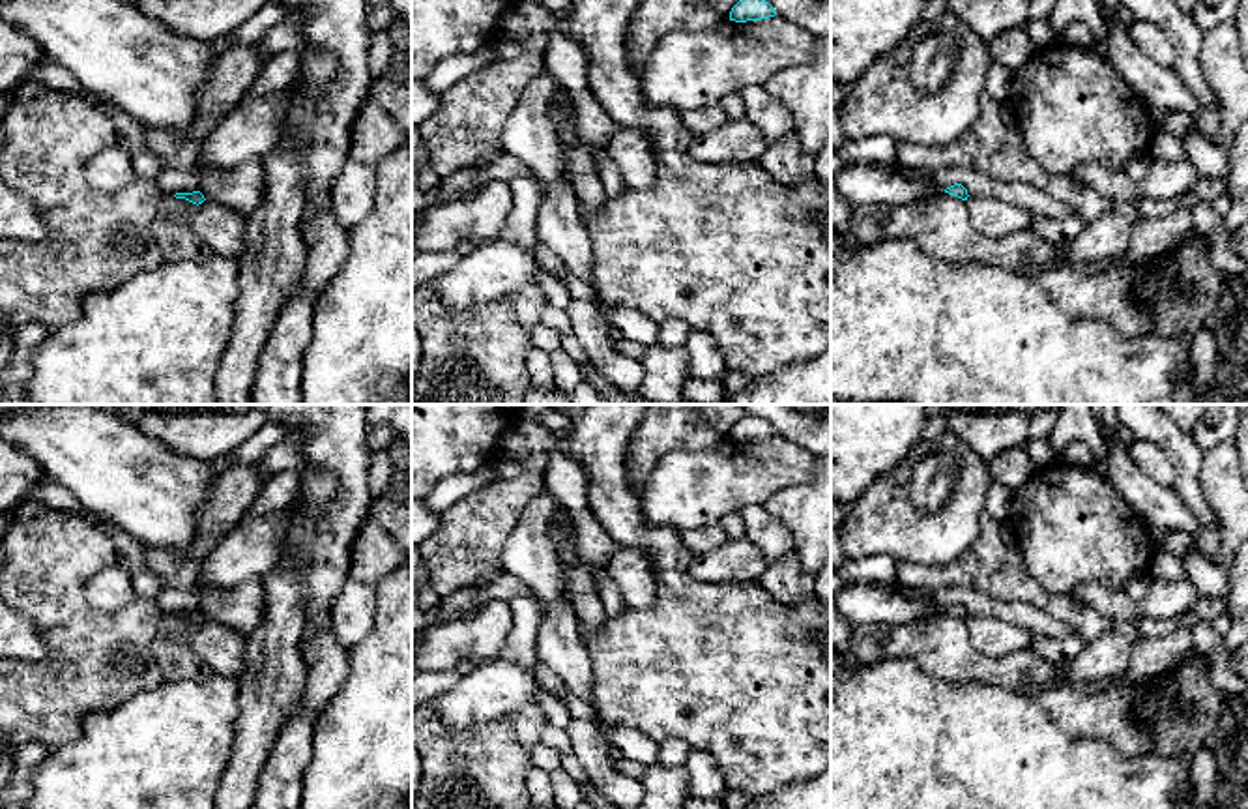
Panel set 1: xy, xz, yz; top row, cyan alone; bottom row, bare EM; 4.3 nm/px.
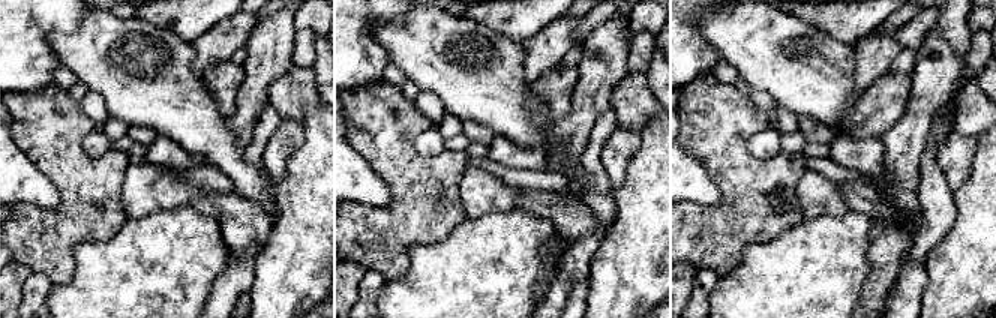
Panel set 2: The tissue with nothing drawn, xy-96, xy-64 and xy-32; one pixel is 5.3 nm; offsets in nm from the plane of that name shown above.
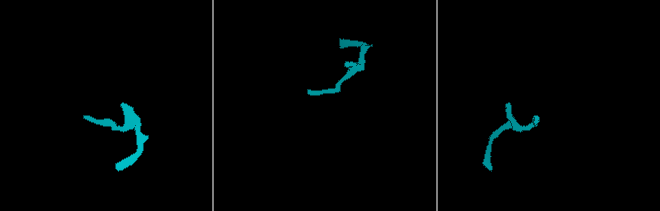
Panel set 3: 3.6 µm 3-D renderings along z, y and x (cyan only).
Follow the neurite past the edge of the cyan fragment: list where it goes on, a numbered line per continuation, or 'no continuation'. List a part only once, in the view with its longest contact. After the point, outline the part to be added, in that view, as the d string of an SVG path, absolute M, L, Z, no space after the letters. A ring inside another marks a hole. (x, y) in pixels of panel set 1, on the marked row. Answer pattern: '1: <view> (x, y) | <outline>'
no continuation

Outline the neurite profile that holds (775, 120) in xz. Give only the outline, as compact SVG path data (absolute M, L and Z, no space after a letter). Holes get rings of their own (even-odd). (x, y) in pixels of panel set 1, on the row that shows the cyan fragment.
M754 84L739 96L745 105L745 118L762 129L767 144L795 133L791 110L775 99L763 84Z

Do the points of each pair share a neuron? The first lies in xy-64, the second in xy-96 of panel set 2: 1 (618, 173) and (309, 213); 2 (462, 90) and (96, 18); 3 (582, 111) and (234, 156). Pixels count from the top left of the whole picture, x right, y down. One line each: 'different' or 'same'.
1: different
2: same
3: different

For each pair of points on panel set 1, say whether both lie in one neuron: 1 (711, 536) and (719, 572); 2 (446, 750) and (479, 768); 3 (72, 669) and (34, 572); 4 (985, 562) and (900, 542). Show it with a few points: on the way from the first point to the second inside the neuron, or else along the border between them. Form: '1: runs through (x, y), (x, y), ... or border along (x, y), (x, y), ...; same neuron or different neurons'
1: border along (728, 540), (695, 555); different neurons
2: runs through (453, 757), (464, 768), (472, 768); same neuron
3: runs through (72, 645), (72, 626), (53, 596); same neuron
4: border along (981, 515), (979, 538), (960, 560); different neurons

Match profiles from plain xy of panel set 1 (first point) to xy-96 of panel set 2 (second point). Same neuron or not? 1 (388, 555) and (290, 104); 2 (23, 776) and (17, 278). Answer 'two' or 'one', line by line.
1: one
2: two

